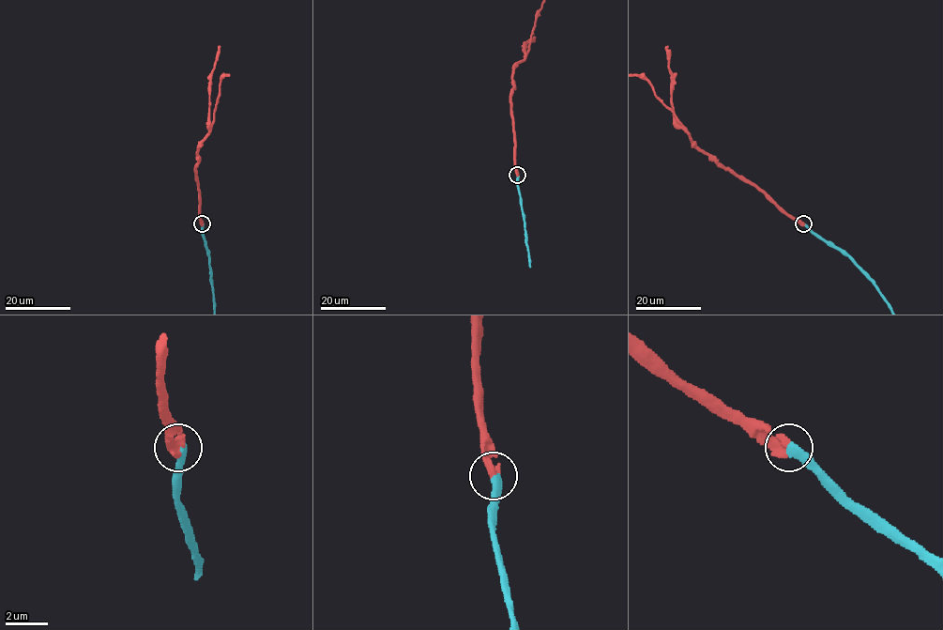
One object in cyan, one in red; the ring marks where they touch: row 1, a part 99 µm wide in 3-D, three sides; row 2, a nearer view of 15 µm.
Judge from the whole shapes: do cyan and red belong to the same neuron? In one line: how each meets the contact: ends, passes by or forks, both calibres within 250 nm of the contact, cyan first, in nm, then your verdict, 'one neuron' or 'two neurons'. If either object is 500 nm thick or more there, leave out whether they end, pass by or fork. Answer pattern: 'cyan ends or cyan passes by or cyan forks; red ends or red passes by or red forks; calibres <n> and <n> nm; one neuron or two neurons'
calibres 460 and 500 nm; one neuron

